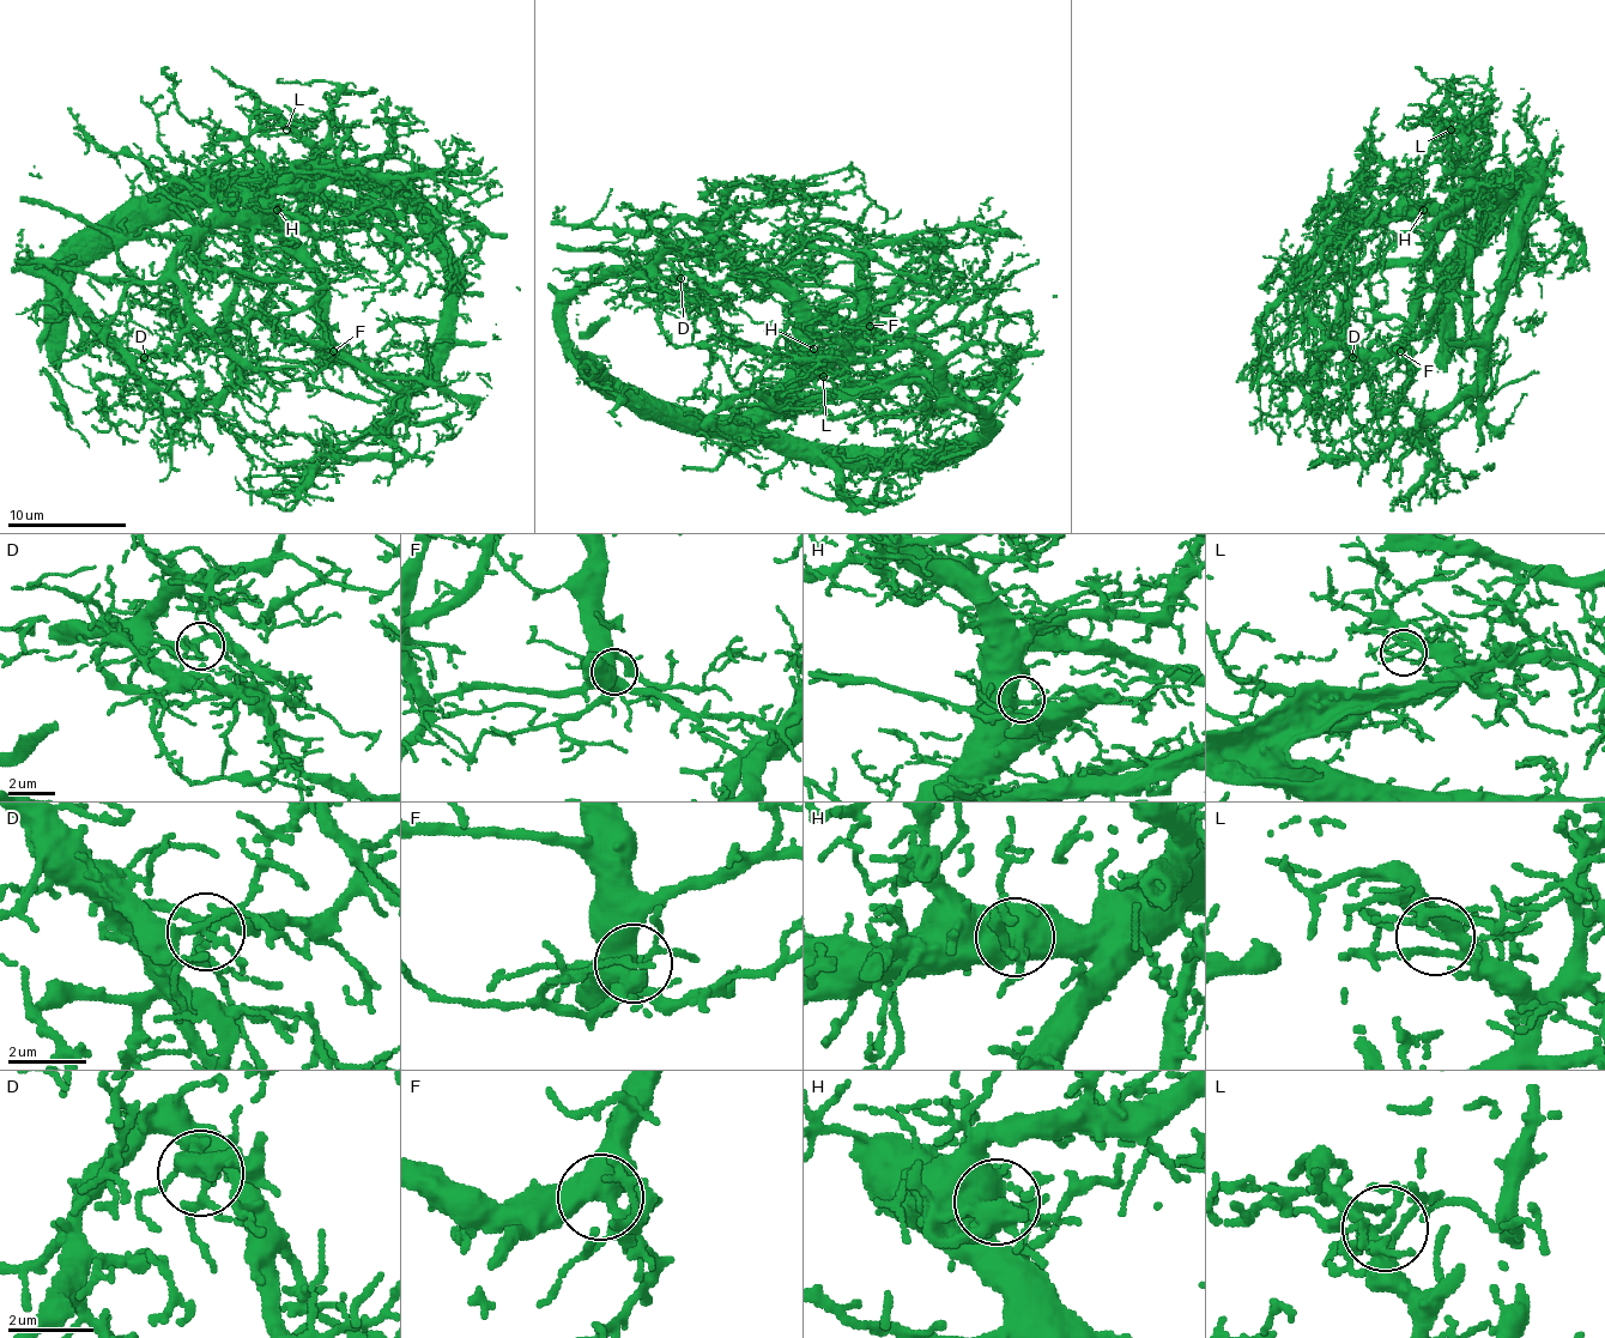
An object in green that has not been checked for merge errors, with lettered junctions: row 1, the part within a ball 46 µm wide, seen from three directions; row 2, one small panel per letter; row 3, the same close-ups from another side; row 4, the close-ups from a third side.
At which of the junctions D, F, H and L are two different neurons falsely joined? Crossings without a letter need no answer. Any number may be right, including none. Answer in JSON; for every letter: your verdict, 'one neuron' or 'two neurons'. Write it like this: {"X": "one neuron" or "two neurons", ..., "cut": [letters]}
{"D": "one neuron", "F": "one neuron", "H": "one neuron", "L": "one neuron", "cut": []}

